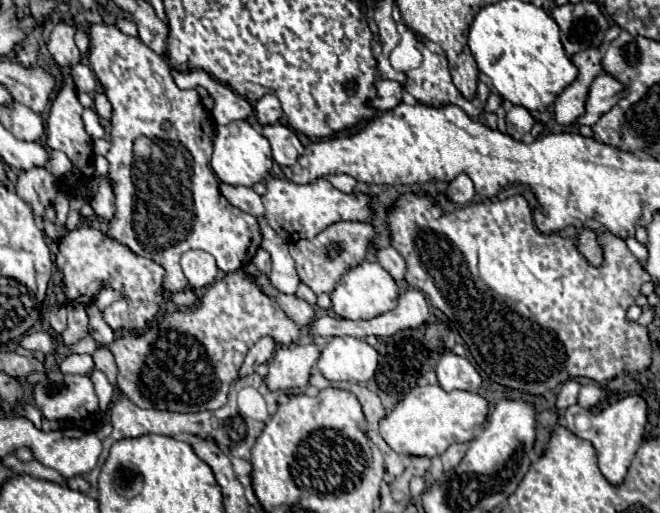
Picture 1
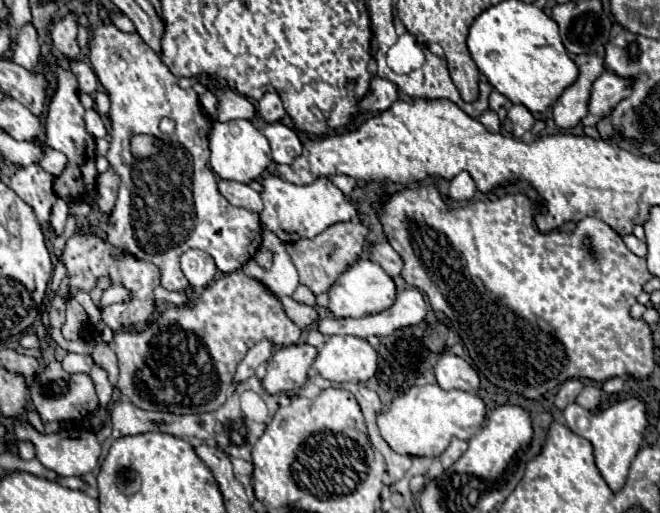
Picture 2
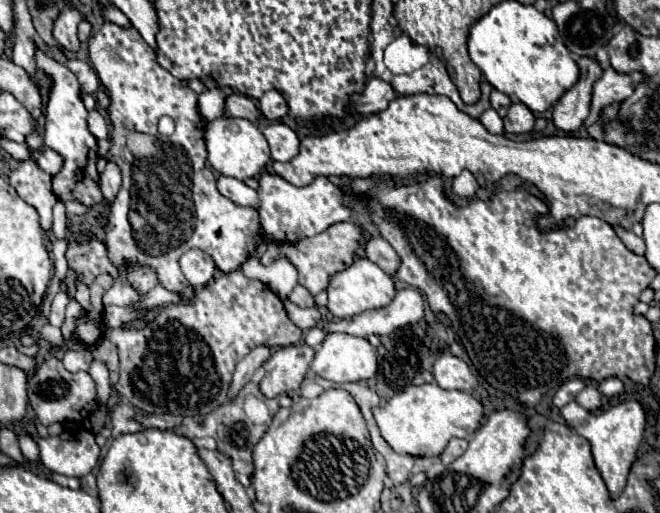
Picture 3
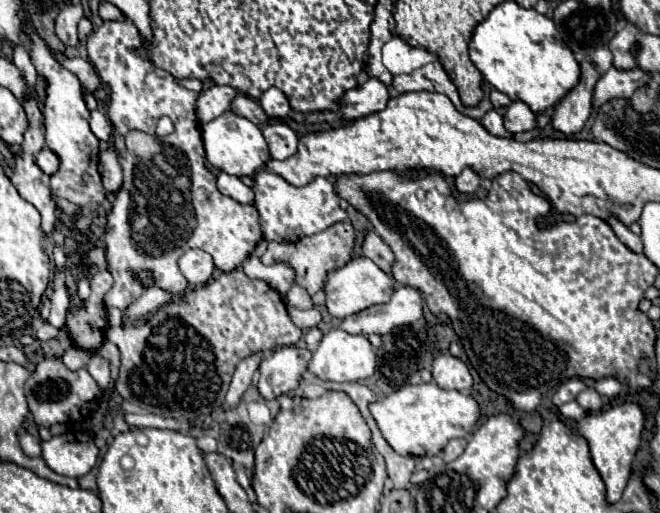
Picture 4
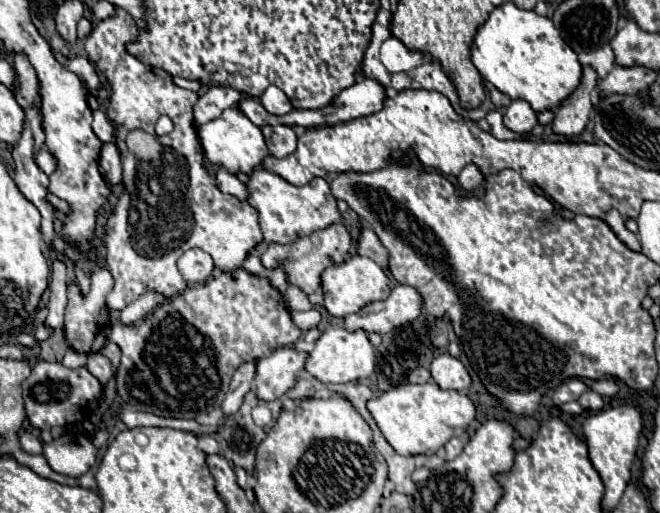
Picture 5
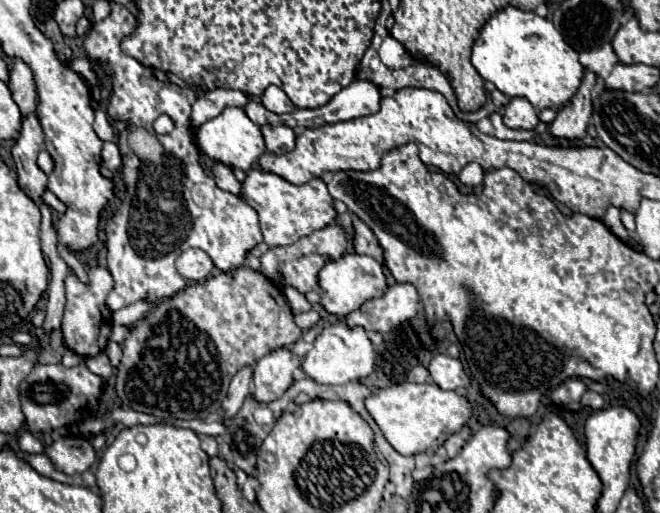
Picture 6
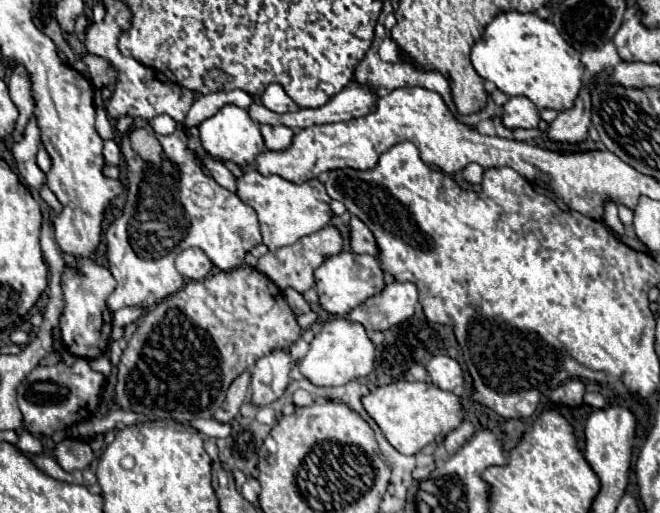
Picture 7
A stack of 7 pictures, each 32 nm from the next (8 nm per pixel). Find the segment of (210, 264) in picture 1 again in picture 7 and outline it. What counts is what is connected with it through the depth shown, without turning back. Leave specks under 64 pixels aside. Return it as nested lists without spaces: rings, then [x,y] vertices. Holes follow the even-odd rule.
[[[188,248],[182,254],[178,254],[176,268],[188,280],[204,280],[212,268],[212,262],[202,250]]]

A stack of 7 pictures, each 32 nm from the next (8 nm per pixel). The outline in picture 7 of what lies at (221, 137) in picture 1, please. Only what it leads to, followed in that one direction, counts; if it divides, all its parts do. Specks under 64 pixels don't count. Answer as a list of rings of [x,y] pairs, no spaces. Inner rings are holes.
[[[226,104],[222,106],[214,116],[206,118],[198,130],[200,130],[200,142],[204,146],[204,150],[218,158],[218,160],[232,160],[238,166],[246,166],[250,162],[254,162],[254,158],[264,150],[264,138],[260,134],[260,124],[256,124],[250,116],[248,110],[234,106],[234,104]]]

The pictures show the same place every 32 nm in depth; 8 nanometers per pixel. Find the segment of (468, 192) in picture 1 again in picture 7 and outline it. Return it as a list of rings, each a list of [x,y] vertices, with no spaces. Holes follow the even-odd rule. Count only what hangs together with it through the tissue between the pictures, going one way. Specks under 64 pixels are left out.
[[[468,164],[468,166],[464,168],[462,176],[464,176],[464,180],[470,182],[470,184],[480,184],[480,182],[482,182],[482,172],[484,172],[484,168],[482,168],[480,164]]]

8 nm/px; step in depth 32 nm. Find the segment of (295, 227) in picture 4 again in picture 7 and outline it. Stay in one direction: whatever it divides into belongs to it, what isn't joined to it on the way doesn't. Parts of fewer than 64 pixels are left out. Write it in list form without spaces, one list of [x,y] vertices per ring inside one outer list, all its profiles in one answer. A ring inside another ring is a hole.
[[[252,168],[236,178],[236,196],[256,210],[262,230],[262,244],[268,250],[290,246],[298,238],[318,232],[326,224],[330,224],[332,218],[330,196],[326,194],[324,184],[316,178],[306,180],[304,184],[292,184],[280,176],[262,176]]]

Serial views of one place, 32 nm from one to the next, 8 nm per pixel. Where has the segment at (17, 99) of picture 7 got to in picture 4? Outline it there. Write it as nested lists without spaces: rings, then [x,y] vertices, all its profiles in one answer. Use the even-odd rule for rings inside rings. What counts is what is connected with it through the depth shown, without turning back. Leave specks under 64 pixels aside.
[[[18,46],[14,50],[14,56],[12,56],[12,62],[16,68],[20,68],[22,76],[24,76],[24,82],[28,84],[28,92],[32,92],[32,96],[36,94],[36,80],[38,80],[38,74],[36,74],[36,68],[28,56],[28,48],[24,46]]]

